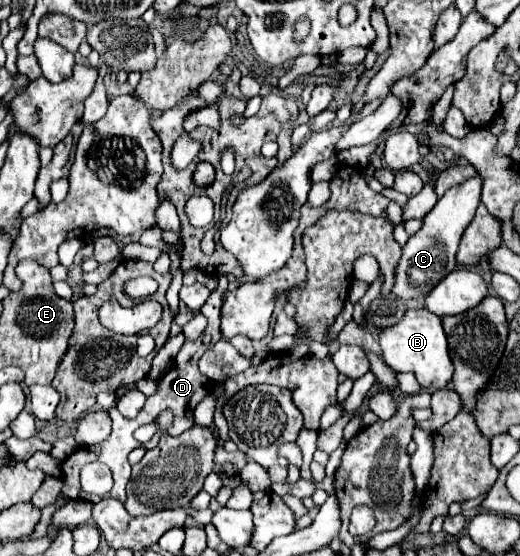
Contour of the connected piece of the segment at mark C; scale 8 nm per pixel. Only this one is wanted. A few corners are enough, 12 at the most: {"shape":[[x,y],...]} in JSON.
{"shape":[[481,175],[451,187],[409,237],[391,293],[431,291],[457,267]]}

